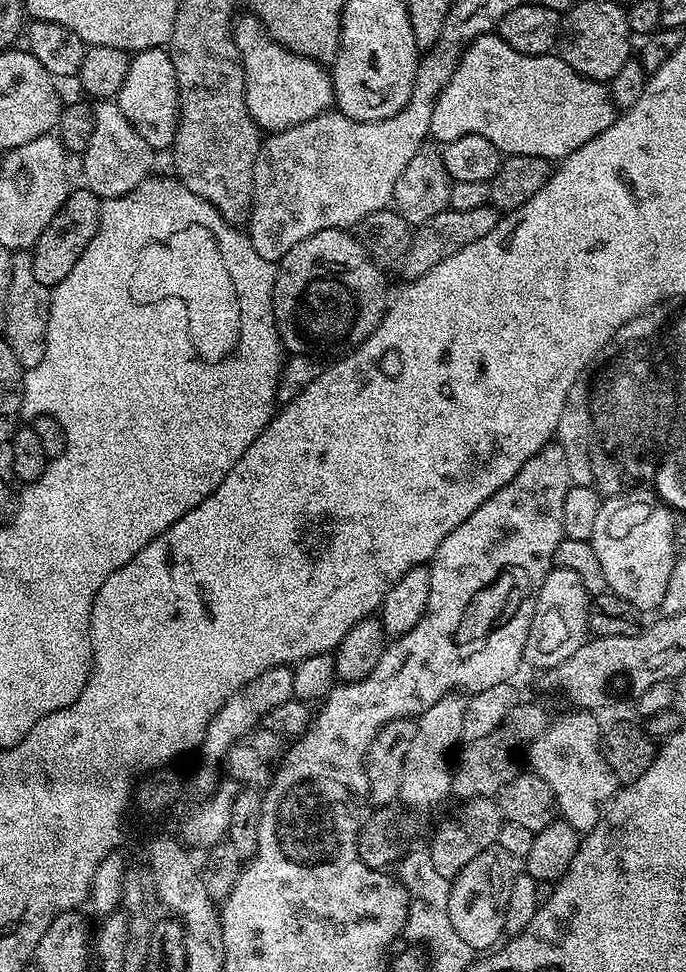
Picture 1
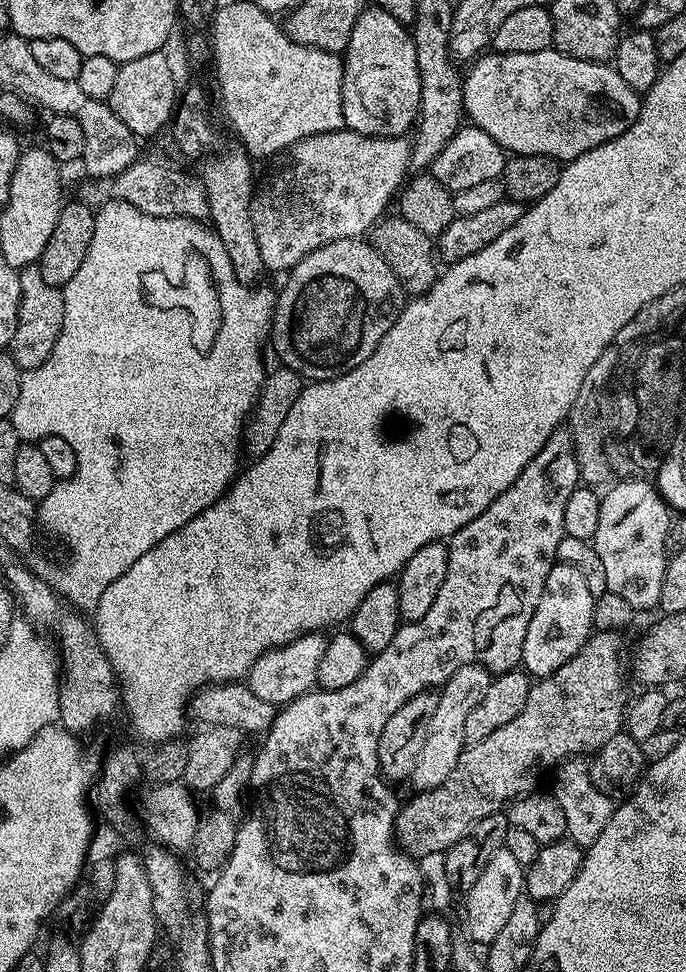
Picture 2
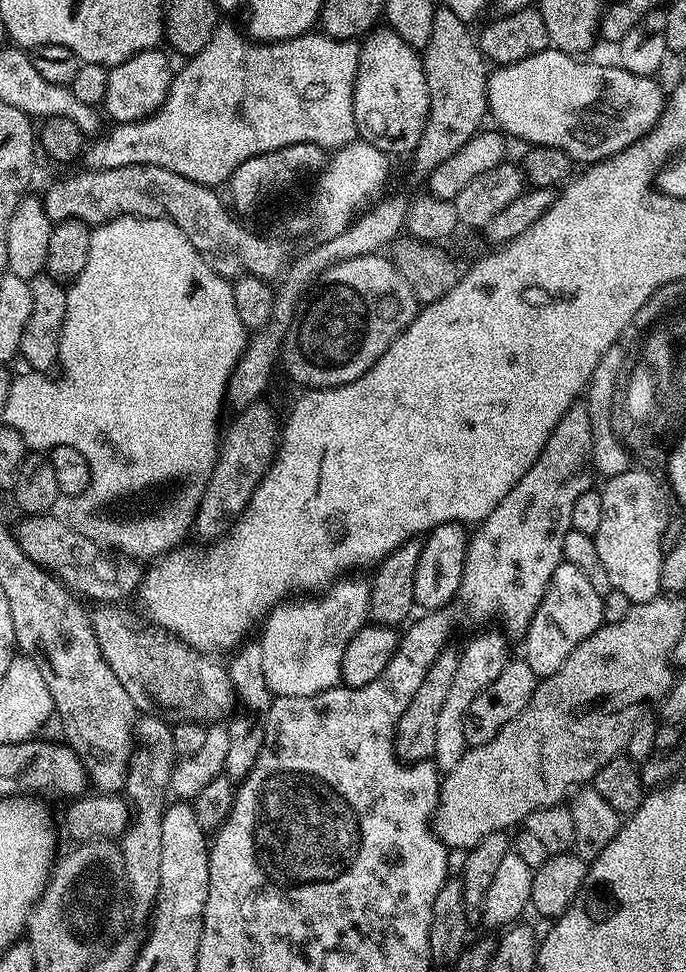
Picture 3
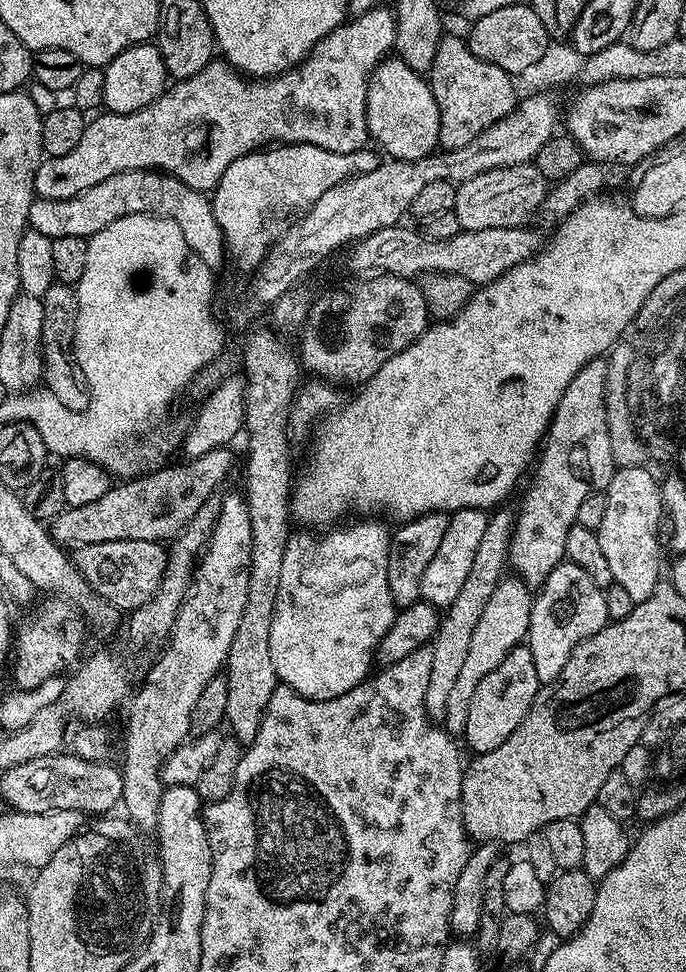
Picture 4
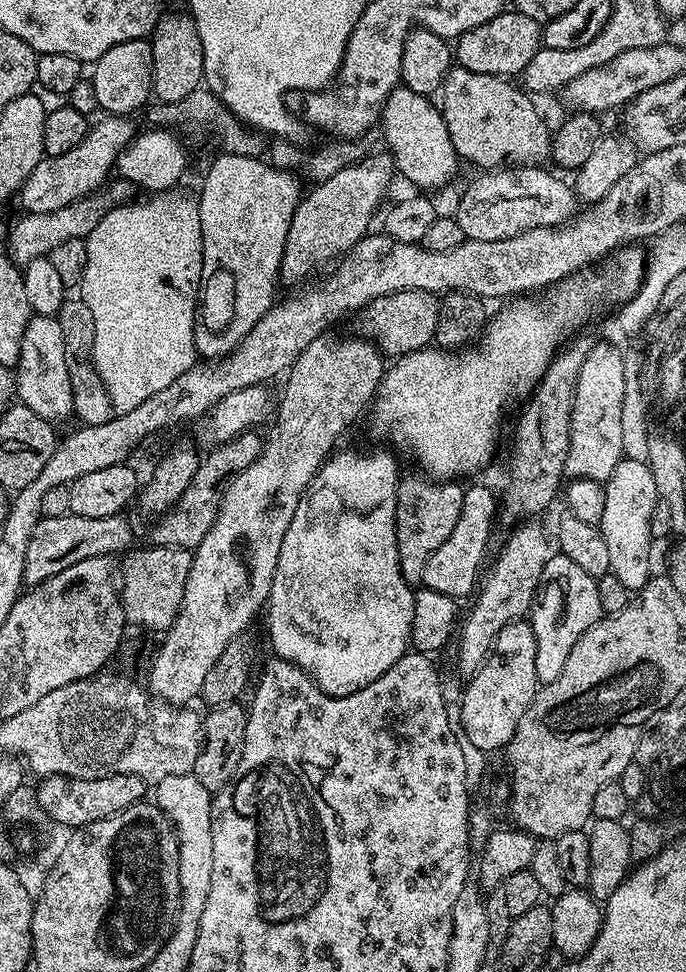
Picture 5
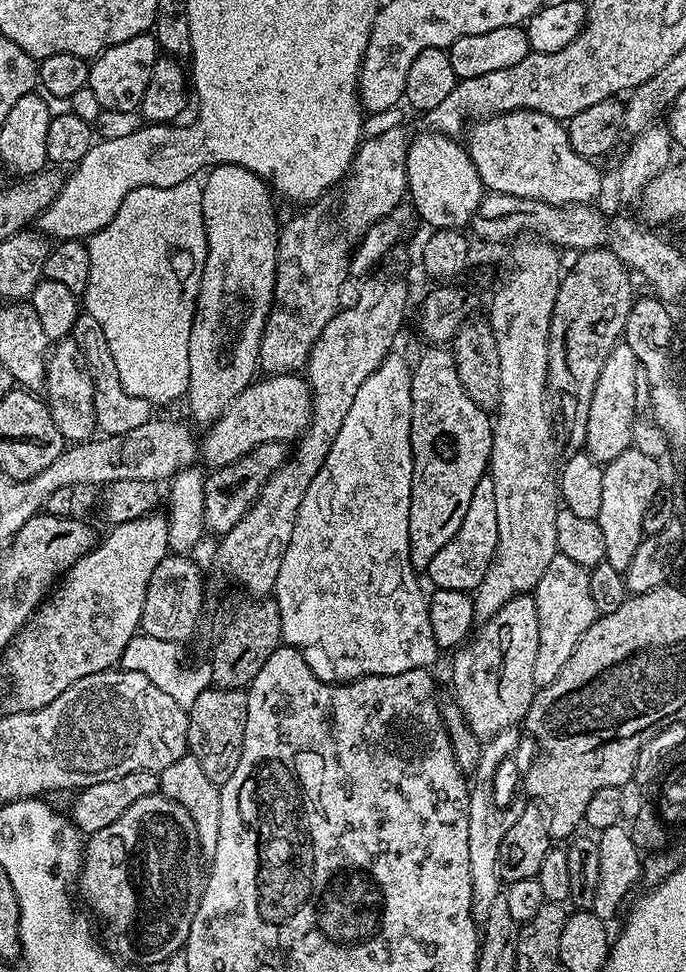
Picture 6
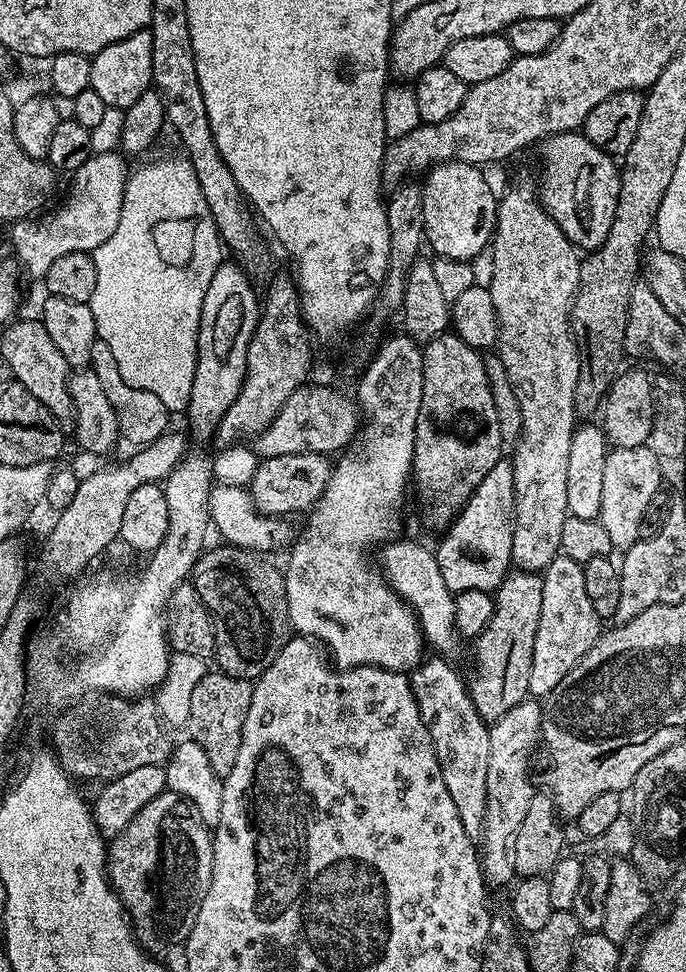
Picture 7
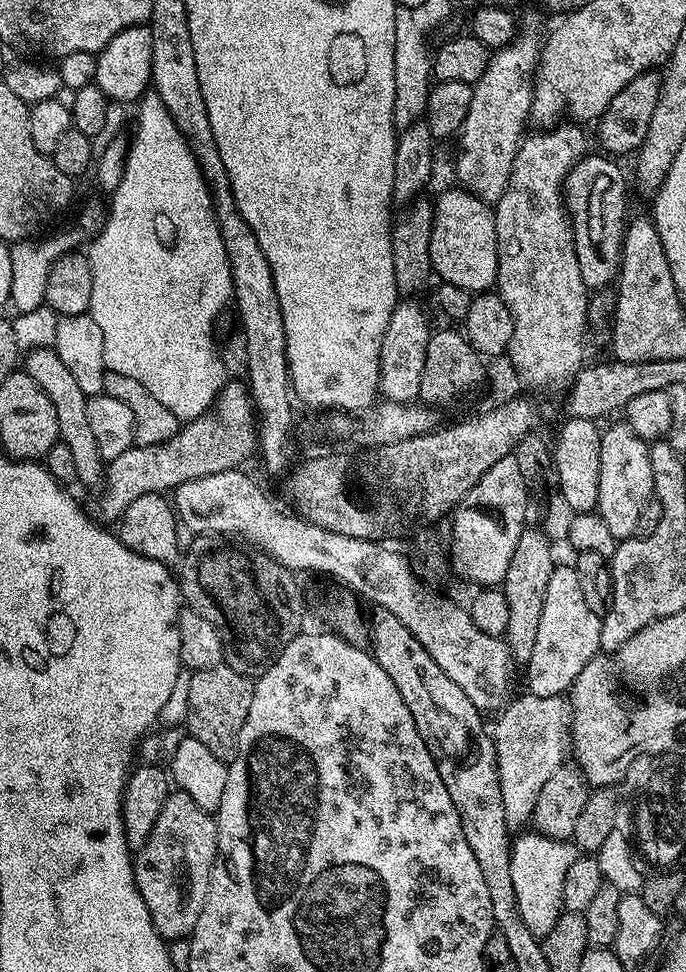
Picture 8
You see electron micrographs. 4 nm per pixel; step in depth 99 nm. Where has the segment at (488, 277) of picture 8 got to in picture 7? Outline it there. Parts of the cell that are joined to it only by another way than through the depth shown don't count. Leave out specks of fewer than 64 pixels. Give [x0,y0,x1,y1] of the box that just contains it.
[422,160,498,262]

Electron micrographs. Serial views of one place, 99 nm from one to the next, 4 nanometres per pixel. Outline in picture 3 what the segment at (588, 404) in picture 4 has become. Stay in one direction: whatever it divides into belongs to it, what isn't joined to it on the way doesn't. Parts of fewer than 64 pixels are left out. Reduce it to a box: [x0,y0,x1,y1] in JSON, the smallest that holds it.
[458,402,593,638]

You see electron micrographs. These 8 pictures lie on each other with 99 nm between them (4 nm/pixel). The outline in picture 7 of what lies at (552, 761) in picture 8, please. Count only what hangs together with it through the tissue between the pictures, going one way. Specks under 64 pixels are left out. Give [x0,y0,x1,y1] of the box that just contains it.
[482,699,542,885]

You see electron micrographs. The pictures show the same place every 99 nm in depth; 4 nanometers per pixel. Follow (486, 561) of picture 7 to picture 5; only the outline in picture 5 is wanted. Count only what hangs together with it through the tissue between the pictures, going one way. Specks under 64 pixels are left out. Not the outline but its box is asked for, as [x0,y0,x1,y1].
[422,484,498,597]

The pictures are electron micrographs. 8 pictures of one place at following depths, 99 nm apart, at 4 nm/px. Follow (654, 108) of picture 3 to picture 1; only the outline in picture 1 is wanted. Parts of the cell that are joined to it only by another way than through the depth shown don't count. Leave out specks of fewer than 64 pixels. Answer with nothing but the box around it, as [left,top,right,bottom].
[430,34,618,162]

